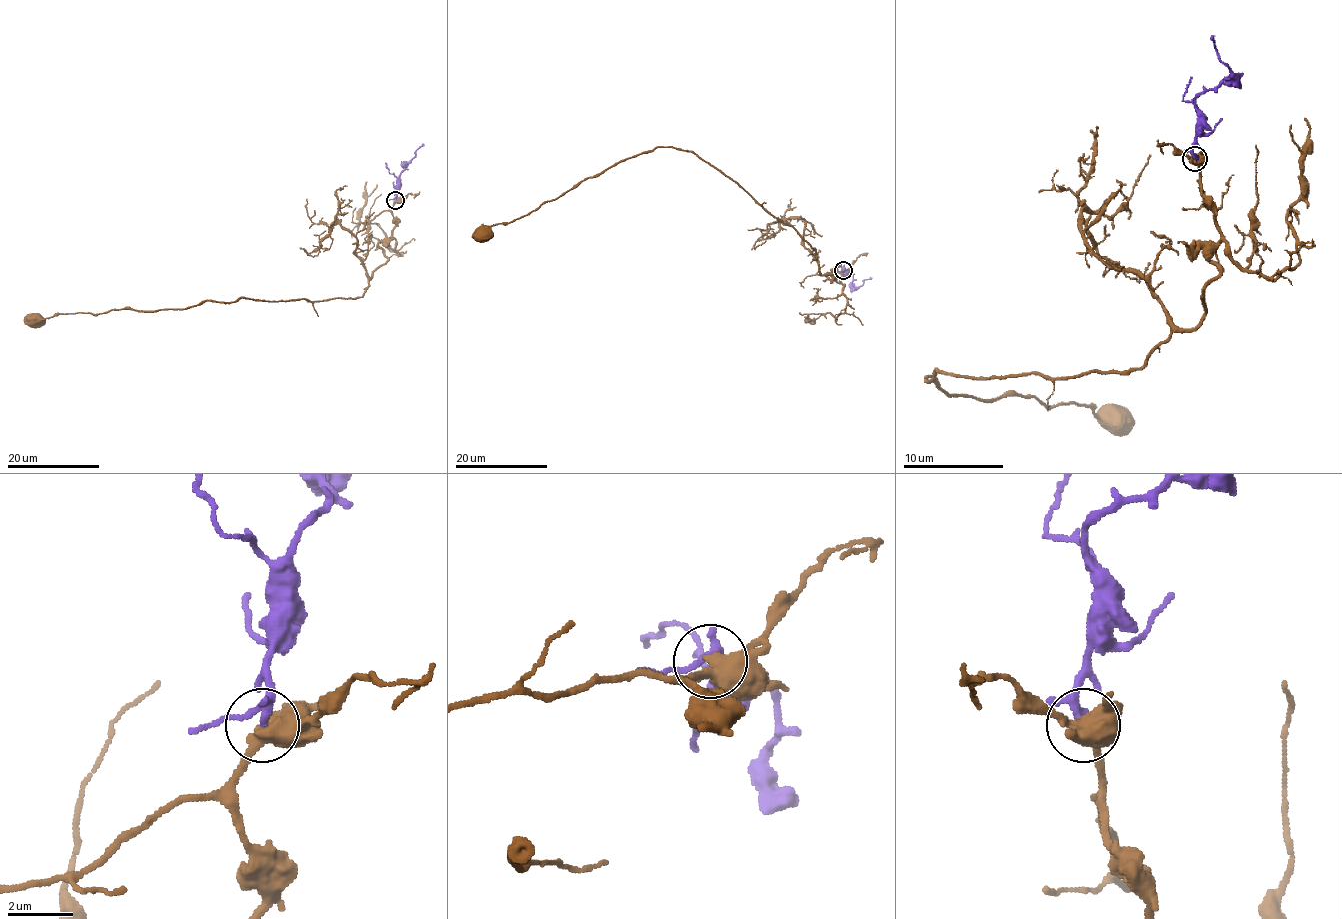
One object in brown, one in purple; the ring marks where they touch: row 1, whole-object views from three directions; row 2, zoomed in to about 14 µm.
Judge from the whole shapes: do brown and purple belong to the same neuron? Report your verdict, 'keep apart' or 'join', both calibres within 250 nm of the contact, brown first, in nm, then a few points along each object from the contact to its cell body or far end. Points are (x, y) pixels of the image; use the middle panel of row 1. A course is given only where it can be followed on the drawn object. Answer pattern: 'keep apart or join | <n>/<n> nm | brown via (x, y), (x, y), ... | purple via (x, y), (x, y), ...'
join | 550/150 nm | brown via (844, 270), (831, 282), (792, 226), (672, 147), (483, 232) | purple via (844, 270), (853, 276), (852, 283), (855, 286), (871, 279)

